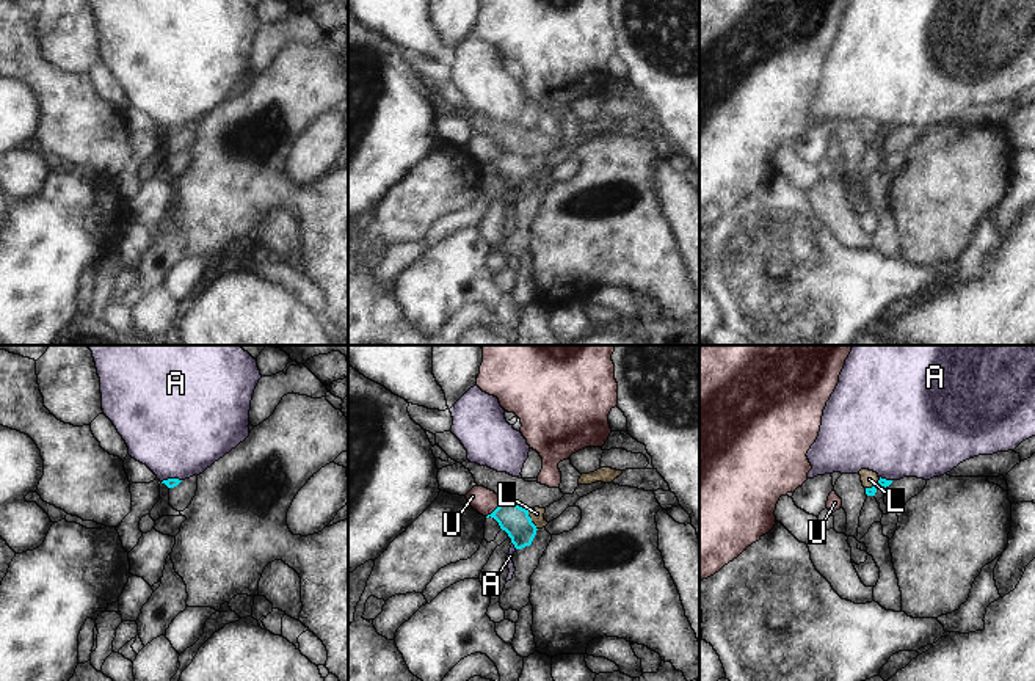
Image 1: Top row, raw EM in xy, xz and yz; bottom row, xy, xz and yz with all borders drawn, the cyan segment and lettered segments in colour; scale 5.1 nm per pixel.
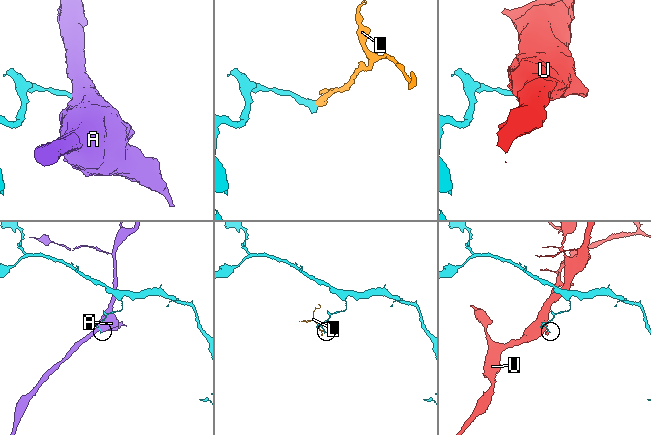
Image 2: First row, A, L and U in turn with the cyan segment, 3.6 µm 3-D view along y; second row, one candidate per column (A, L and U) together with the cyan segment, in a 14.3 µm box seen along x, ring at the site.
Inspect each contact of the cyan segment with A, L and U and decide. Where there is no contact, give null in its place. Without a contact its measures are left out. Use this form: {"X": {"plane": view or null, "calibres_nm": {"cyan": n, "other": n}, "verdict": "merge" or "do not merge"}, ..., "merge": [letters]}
{"A": {"plane": "yz", "calibres_nm": {"cyan": 50, "other": 460}, "verdict": "do not merge"}, "L": {"plane": "xz", "calibres_nm": {"cyan": 150, "other": 70}, "verdict": "merge"}, "U": {"plane": "xz", "calibres_nm": {"cyan": 150, "other": 130}, "verdict": "do not merge"}, "merge": ["L"]}

